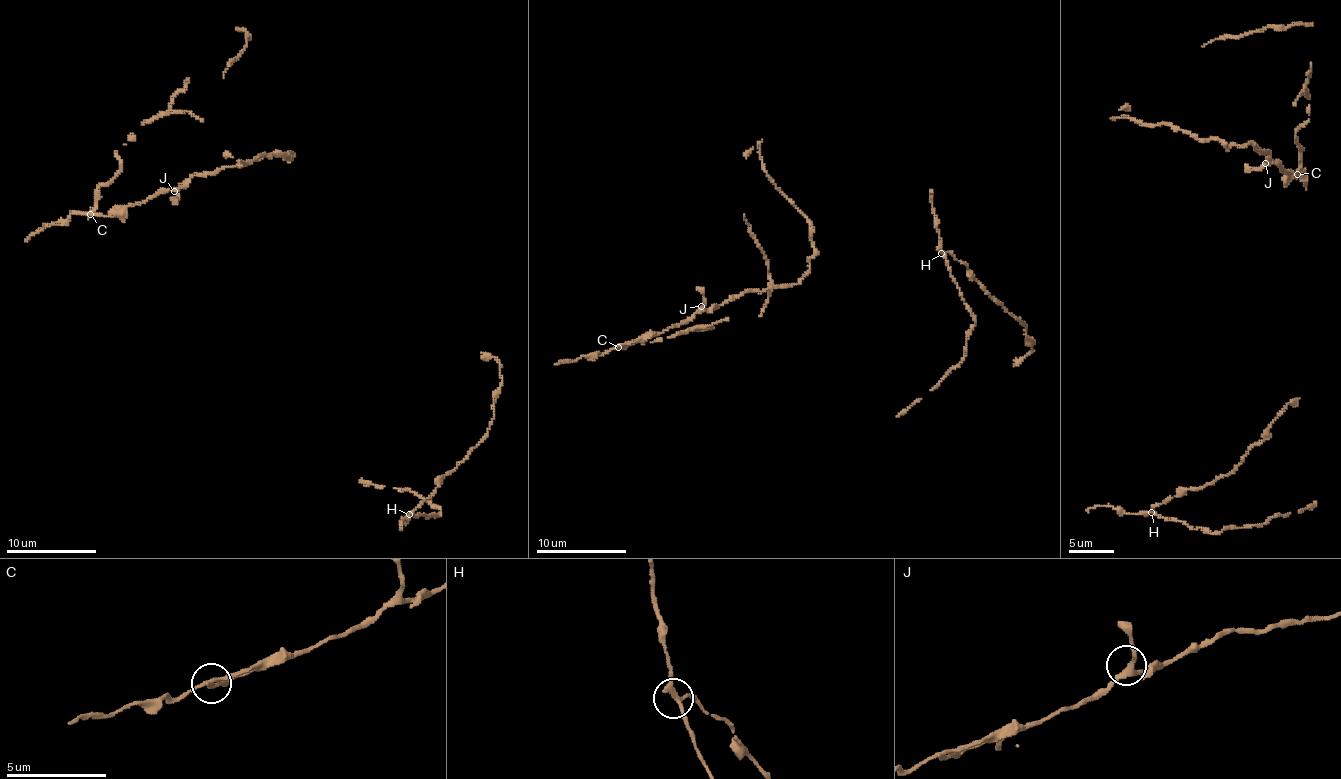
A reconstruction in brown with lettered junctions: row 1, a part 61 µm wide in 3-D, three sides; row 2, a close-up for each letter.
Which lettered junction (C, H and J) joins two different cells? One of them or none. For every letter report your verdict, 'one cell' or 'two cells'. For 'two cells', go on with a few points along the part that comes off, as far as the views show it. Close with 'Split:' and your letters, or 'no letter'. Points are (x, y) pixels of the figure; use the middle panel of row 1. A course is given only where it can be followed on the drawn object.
C: two cells
H: one cell
J: one cell
Split: C

